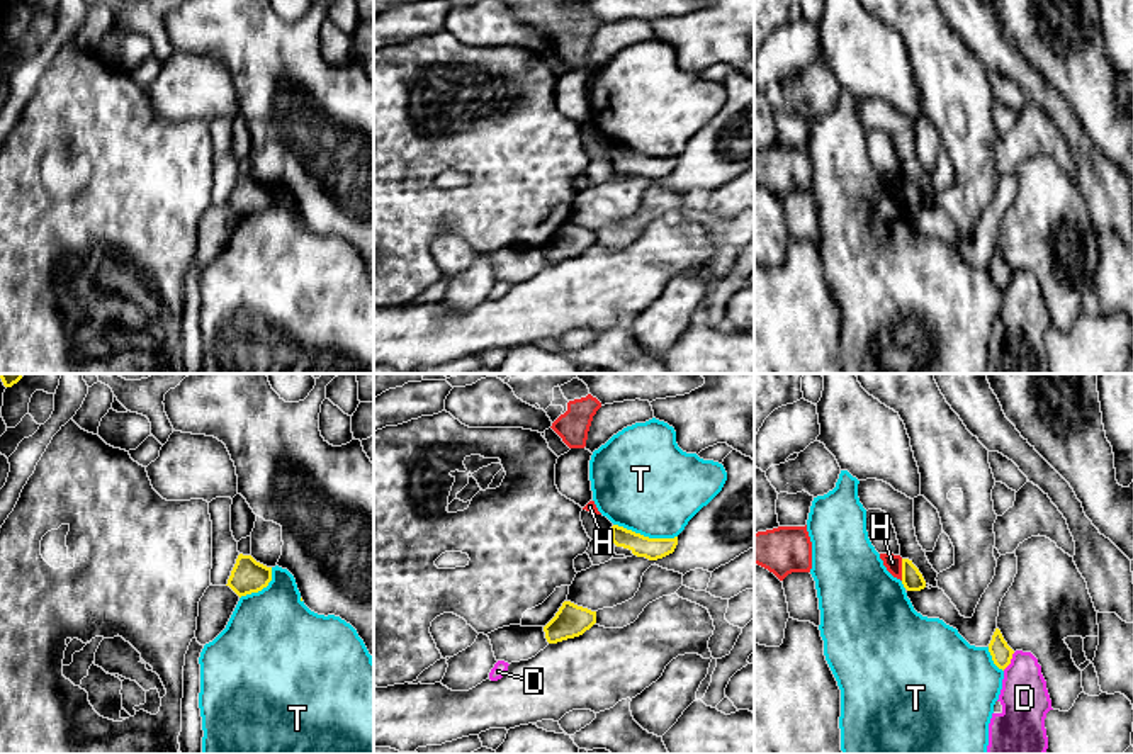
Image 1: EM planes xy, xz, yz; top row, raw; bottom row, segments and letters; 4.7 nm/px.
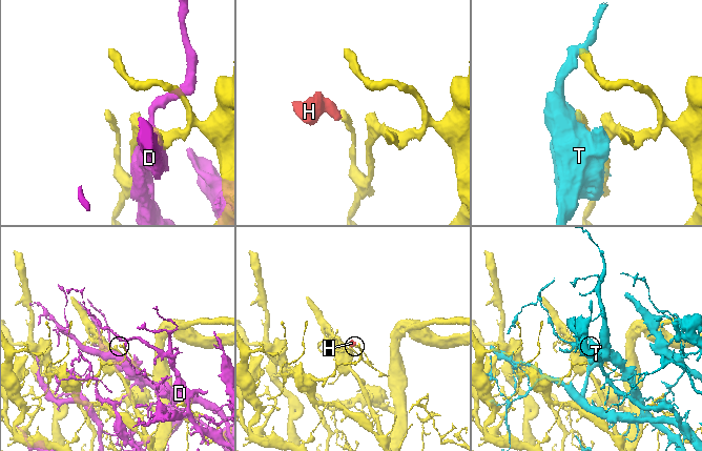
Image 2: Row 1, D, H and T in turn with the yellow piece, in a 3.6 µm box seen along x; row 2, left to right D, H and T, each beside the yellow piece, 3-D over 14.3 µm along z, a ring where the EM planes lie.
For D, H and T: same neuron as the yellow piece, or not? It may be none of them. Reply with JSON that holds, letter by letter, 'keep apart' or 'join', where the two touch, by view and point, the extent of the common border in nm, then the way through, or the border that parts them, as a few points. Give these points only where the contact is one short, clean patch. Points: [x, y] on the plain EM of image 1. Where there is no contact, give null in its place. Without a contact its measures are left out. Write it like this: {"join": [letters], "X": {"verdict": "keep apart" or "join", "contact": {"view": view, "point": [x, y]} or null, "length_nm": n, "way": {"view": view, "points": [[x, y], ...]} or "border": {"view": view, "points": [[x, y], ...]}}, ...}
{"join": [], "D": {"verdict": "keep apart", "contact": {"view": "yz", "point": [1009, 281]}, "length_nm": 110}, "H": {"verdict": "keep apart", "contact": {"view": "yz", "point": [902, 189]}, "length_nm": 100, "border": {"view": "yz", "points": [[901, 179], [902, 199]]}}, "T": {"verdict": "keep apart", "contact": {"view": "xz", "point": [646, 157]}, "length_nm": 320}}

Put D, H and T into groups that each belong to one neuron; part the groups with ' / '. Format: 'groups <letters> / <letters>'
groups D / H / T

